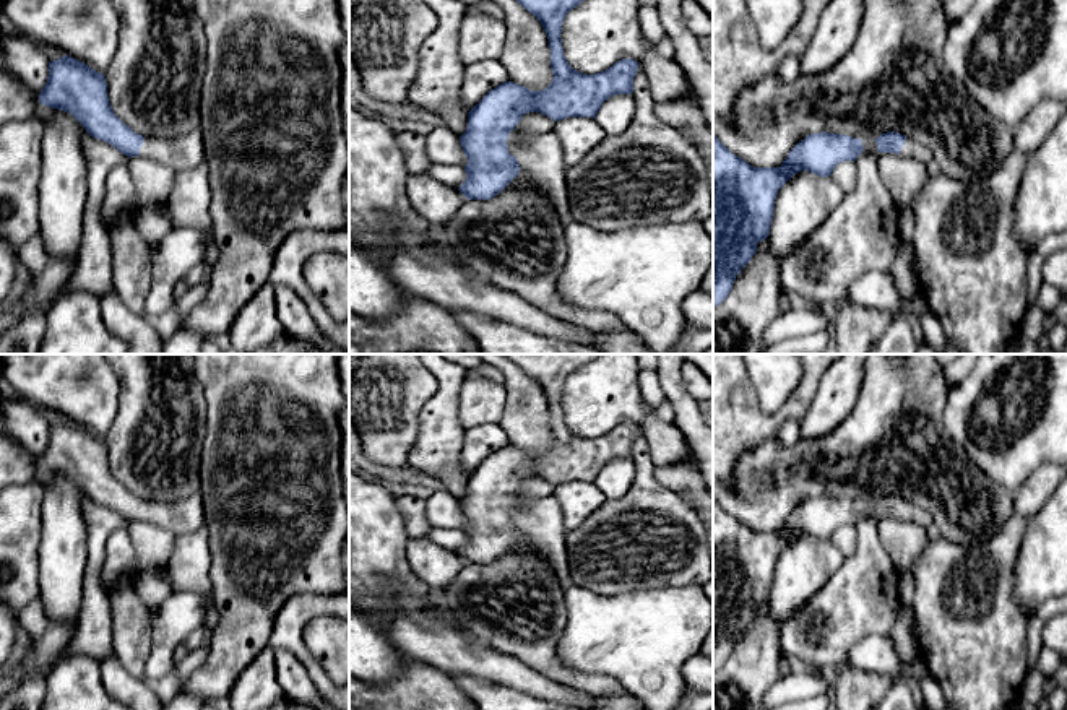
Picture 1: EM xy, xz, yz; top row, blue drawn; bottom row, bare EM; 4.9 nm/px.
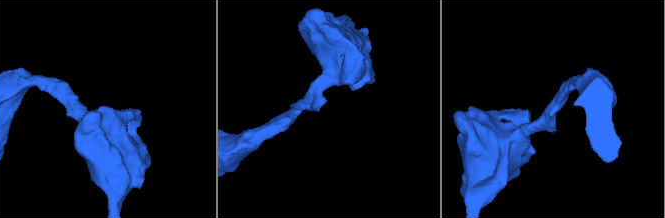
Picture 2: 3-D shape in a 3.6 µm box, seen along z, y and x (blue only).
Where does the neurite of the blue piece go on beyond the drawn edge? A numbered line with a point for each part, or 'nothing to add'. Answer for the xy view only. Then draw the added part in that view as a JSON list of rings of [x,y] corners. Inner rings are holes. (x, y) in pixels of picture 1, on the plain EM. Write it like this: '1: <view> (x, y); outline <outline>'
1: xy (179, 517); outline [[[200,492],[174,502],[145,500],[140,520],[179,536],[205,528],[205,510]]]

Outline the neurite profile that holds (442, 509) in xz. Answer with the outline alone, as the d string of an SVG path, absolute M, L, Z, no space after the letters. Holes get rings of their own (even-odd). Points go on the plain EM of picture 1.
M437 491L426 500L426 515L432 528L463 531L468 528L460 500L447 491Z

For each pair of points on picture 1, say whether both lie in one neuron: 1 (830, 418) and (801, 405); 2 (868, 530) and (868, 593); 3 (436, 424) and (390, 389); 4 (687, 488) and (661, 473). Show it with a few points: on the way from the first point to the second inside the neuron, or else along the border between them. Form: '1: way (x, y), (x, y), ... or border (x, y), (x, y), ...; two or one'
1: border (822, 371), (811, 405), (799, 418); two
2: way (868, 546), (868, 577); one
3: border (436, 377), (437, 389), (421, 410), (411, 450); two
4: way (681, 481), (676, 476), (668, 476); one

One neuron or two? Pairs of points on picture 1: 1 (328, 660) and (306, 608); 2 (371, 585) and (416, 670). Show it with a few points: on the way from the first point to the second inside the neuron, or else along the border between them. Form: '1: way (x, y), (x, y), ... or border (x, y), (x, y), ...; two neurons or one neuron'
1: border (332, 616), (315, 616), (304, 631), (317, 658); two neurons
2: border (406, 657), (423, 660), (445, 673); two neurons

